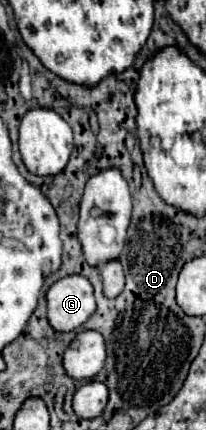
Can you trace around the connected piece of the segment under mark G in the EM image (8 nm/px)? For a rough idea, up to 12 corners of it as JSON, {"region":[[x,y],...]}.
{"region":[[67,275],[47,291],[47,319],[75,331],[95,311],[93,285]]}

